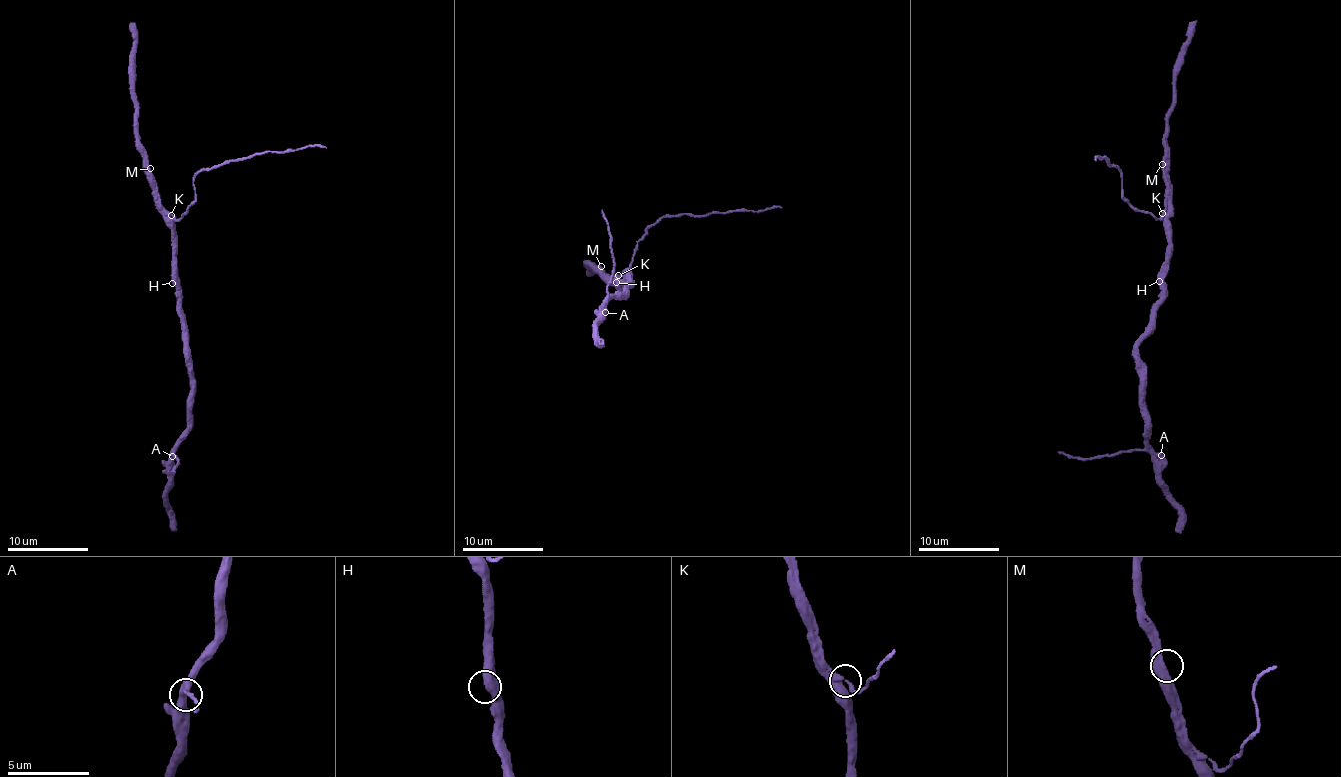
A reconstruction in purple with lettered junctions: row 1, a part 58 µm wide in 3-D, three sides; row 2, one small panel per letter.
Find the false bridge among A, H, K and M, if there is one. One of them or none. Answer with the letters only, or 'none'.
none

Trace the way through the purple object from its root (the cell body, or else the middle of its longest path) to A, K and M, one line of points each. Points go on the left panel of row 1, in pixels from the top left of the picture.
A: (177, 278), (178, 304), (182, 311), (182, 336), (189, 350), (191, 409), (188, 434), (172, 456)
K: (177, 278), (170, 214)
M: (177, 278), (173, 221), (159, 203), (156, 184), (150, 168)

